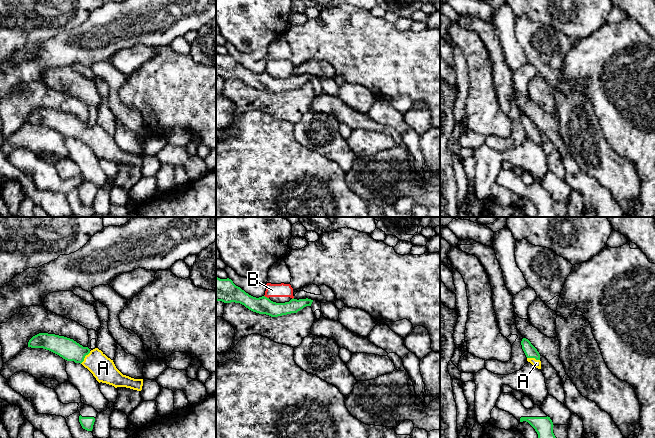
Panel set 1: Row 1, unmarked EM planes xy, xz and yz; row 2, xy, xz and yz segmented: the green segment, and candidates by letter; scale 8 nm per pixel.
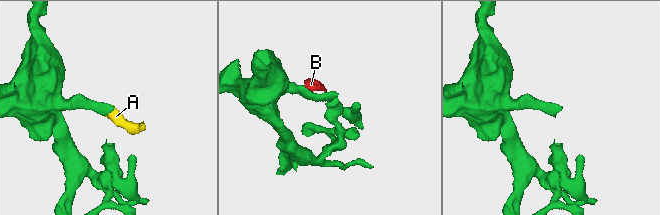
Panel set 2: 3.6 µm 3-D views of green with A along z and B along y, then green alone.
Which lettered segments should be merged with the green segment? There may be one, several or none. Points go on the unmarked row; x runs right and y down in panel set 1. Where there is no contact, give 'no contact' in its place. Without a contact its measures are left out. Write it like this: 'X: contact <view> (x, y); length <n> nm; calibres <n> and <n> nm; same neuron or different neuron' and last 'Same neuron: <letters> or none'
A: contact xy (84, 133); length 130 nm; calibres 170 and 190 nm; same neuron
B: contact xz (266, 73); length 50 nm; calibres 140 and 110 nm; different neuron
Same neuron: A

